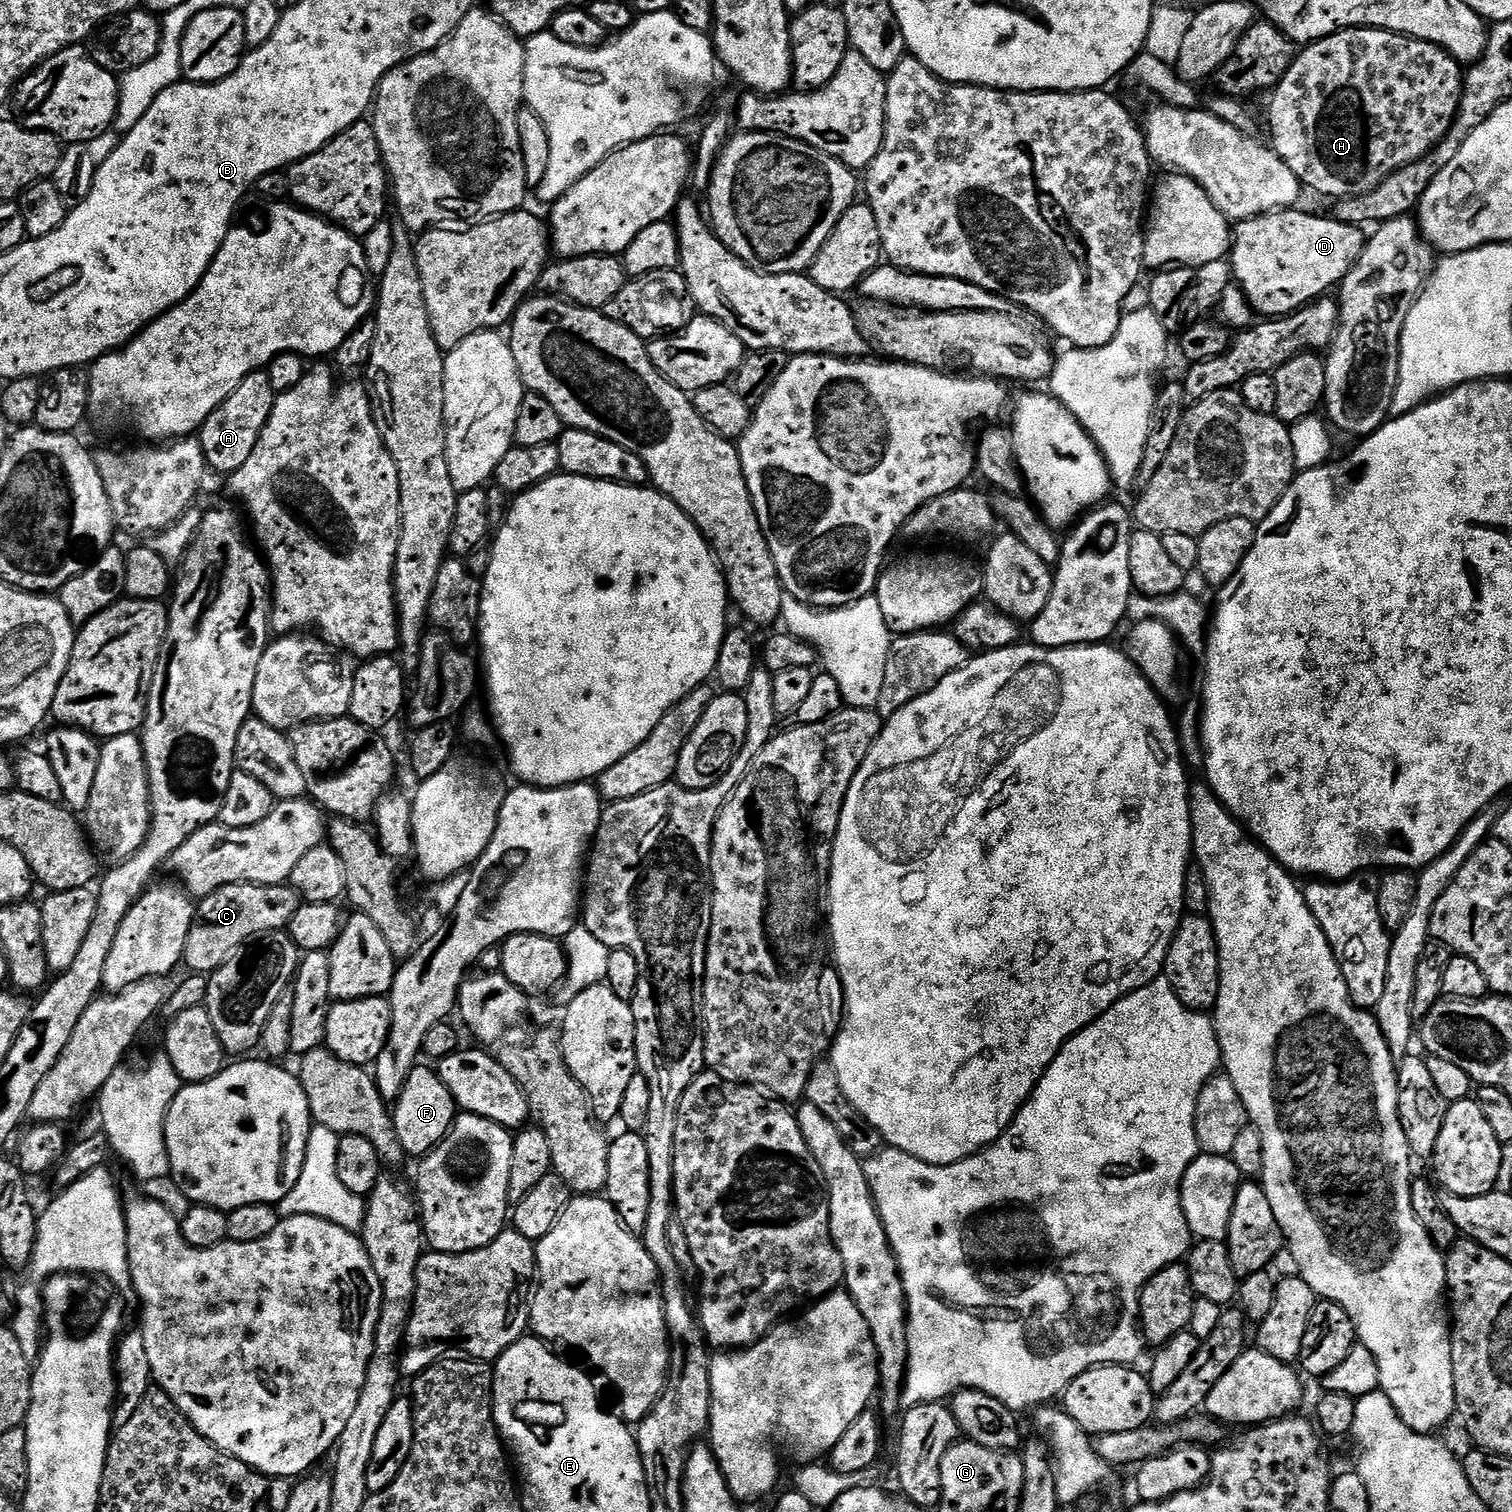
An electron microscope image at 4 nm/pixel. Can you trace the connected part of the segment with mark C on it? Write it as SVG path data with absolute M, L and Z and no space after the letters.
M287 883L282 884L231 884L230 886L222 886L222 890L218 890L214 894L203 897L199 901L197 910L196 910L196 919L193 920L192 925L190 926L190 932L186 934L186 946L184 947L184 959L182 961L183 967L188 967L187 971L192 974L211 974L224 965L228 961L228 957L236 951L238 946L248 943L249 940L254 939L255 936L261 936L263 932L278 932L284 929L287 929L288 924L294 918L294 914L299 910L302 901L300 896L297 894L291 886Z

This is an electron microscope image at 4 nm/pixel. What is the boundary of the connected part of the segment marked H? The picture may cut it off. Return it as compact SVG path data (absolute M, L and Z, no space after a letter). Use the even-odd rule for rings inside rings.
M1343 28L1340 32L1316 40L1313 44L1301 47L1295 53L1295 59L1286 70L1284 77L1271 89L1272 101L1268 104L1268 132L1272 135L1270 147L1294 170L1305 189L1313 188L1320 196L1343 198L1361 196L1373 192L1390 174L1405 168L1410 162L1420 160L1436 147L1438 142L1450 130L1460 105L1460 94L1464 91L1464 72L1460 61L1455 60L1444 48L1419 40L1413 36L1403 36L1397 32L1388 32L1385 28Z

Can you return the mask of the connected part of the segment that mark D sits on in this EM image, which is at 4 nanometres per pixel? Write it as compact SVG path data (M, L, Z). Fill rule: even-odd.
M1281 210L1268 212L1265 216L1255 216L1239 221L1234 228L1234 239L1230 249L1232 272L1235 283L1246 294L1253 313L1264 318L1291 316L1301 308L1321 299L1337 287L1356 265L1366 243L1366 236L1357 225L1344 224L1335 218L1311 216L1301 210Z

